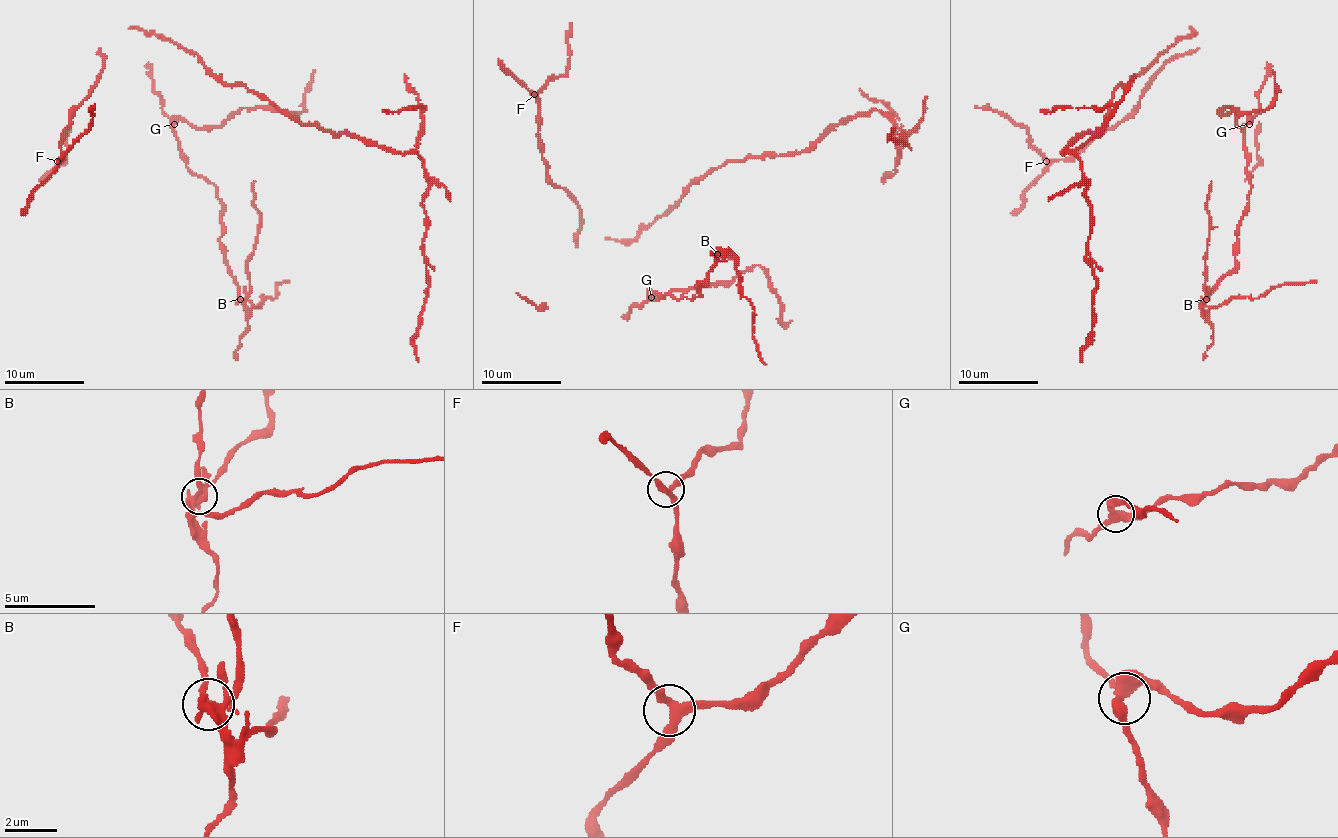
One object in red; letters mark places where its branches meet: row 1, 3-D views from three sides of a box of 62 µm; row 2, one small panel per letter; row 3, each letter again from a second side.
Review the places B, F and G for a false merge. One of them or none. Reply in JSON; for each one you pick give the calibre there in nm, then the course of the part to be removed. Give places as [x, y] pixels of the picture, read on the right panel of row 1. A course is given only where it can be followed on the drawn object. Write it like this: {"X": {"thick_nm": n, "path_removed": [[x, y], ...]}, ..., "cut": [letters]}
{"B": {"thick_nm": 340, "path_removed": [[1205, 298], [1201, 308], [1316, 280]]}, "cut": ["B"]}

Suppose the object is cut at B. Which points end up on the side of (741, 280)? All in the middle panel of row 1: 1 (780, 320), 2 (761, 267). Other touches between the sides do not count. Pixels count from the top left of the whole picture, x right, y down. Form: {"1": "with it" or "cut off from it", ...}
{"1": "cut off from it", "2": "cut off from it"}

